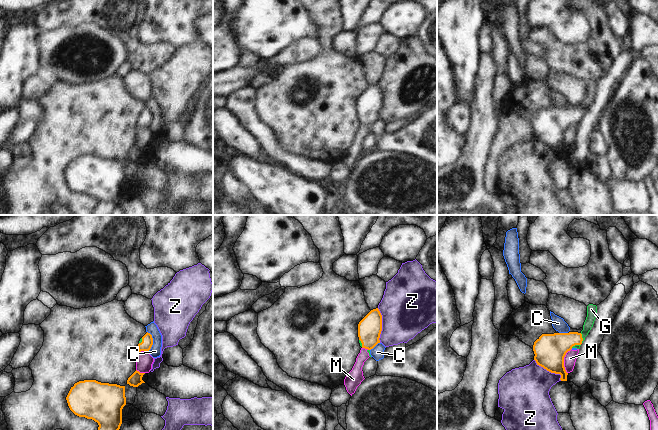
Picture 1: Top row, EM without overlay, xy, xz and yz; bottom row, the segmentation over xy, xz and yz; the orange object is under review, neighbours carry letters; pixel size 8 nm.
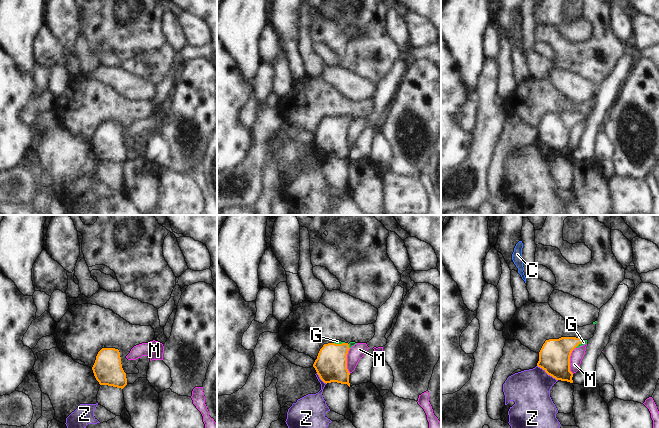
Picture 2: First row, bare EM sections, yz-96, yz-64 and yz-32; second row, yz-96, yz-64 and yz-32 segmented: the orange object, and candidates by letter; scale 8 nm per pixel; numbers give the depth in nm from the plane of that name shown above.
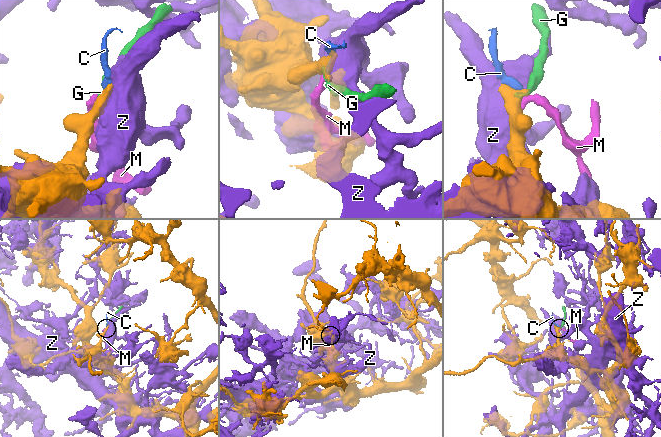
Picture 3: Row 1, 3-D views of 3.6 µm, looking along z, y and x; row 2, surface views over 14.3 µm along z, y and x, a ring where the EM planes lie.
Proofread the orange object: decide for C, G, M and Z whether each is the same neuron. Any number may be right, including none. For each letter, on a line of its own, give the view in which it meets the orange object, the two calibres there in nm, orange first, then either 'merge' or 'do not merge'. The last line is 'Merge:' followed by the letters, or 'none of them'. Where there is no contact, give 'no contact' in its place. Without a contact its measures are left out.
C: meets orange in xy; 100 nm thick on the orange side, 90 nm on the other; do not merge
G: meets orange in yz; 220 nm thick on the orange side, 80 nm on the other; merge
M: meets orange in yz; 260 nm thick on the orange side, 100 nm on the other; do not merge
Z: meets orange in xz; 190 nm thick on the orange side, 420 nm on the other; do not merge
Merge: G

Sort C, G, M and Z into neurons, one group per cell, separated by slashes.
C / G / M / Z

